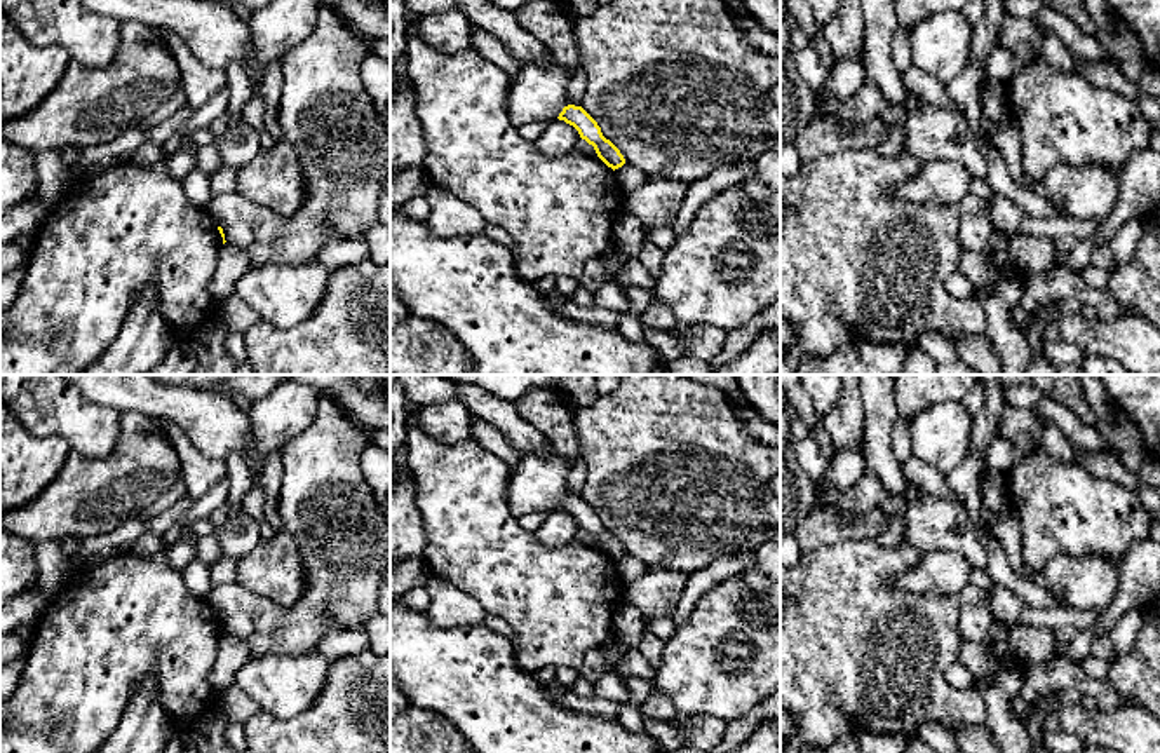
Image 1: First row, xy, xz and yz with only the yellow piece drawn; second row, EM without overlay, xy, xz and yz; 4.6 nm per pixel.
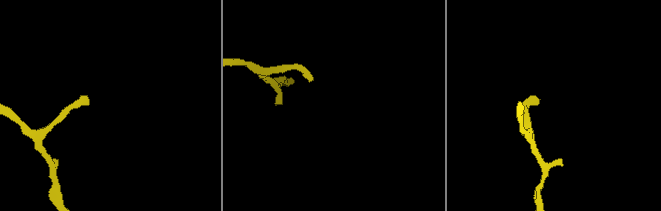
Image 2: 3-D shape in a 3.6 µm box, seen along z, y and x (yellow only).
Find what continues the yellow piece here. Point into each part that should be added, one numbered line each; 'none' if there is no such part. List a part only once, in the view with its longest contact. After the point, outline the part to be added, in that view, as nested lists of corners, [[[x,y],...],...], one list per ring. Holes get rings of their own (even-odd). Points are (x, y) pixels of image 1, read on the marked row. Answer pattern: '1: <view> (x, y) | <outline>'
none

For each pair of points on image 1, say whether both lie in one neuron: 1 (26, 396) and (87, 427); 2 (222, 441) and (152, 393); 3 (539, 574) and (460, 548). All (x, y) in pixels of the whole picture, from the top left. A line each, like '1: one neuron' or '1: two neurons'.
1: one neuron
2: one neuron
3: one neuron

